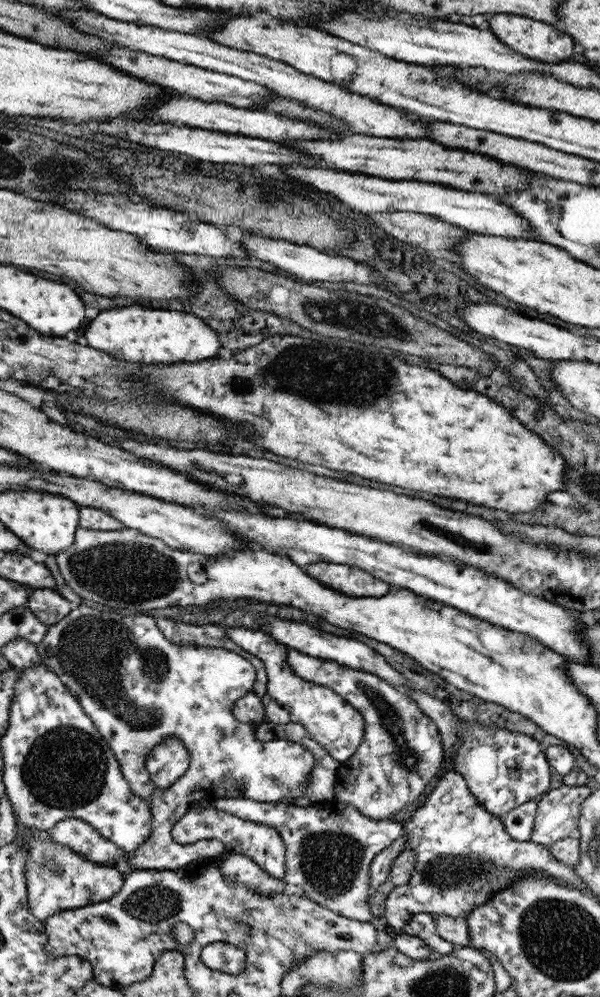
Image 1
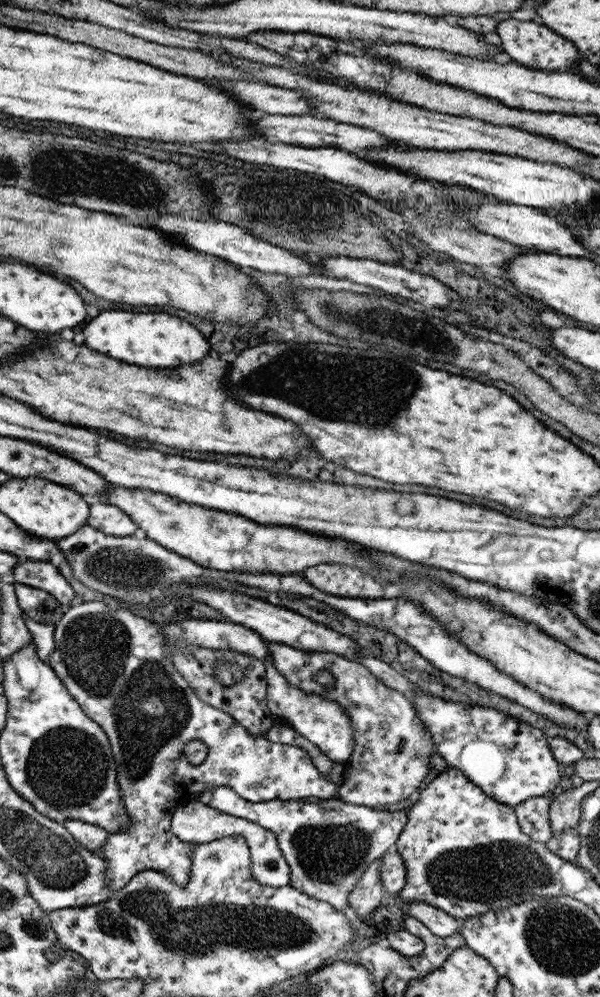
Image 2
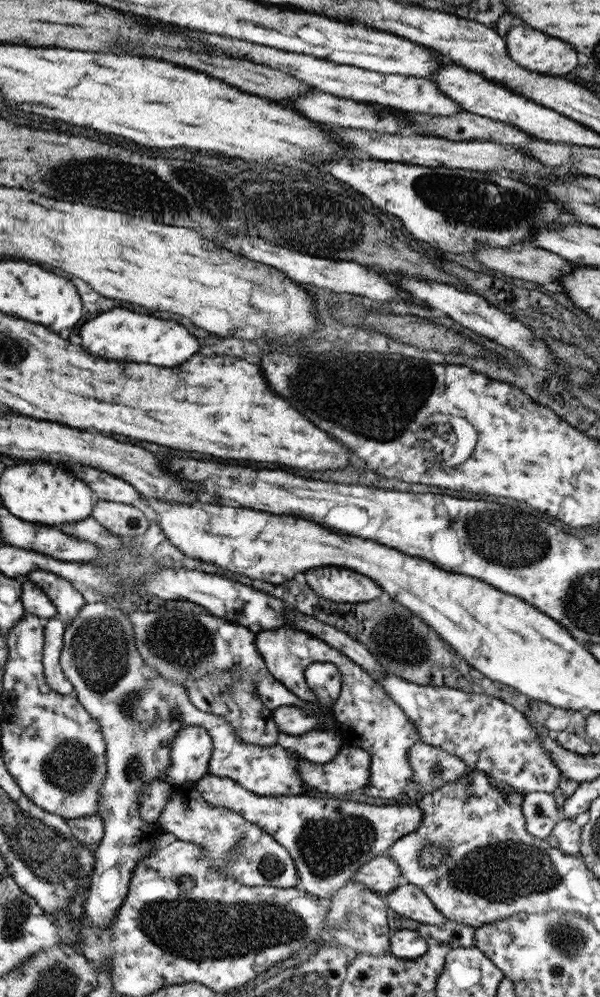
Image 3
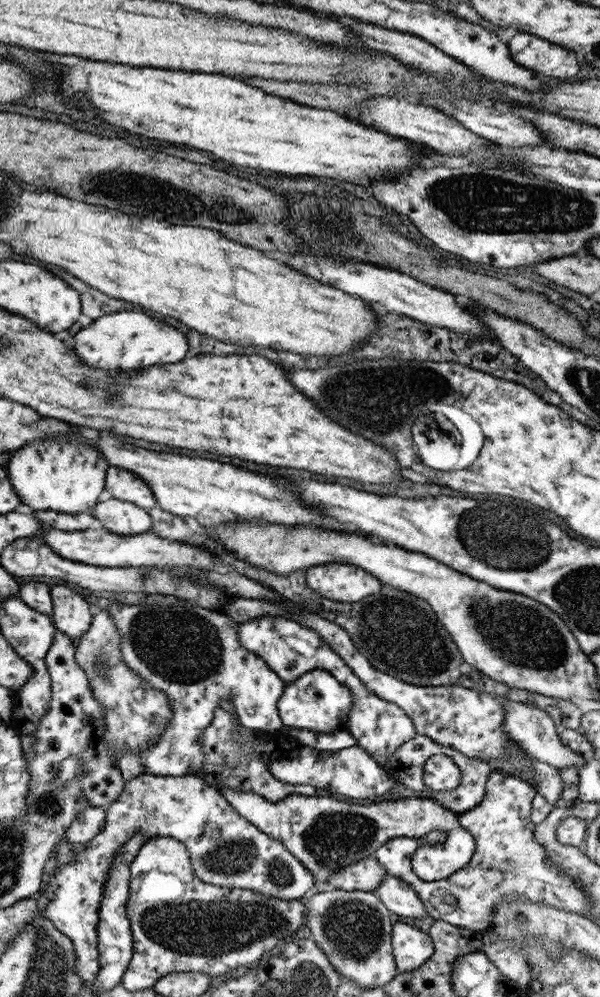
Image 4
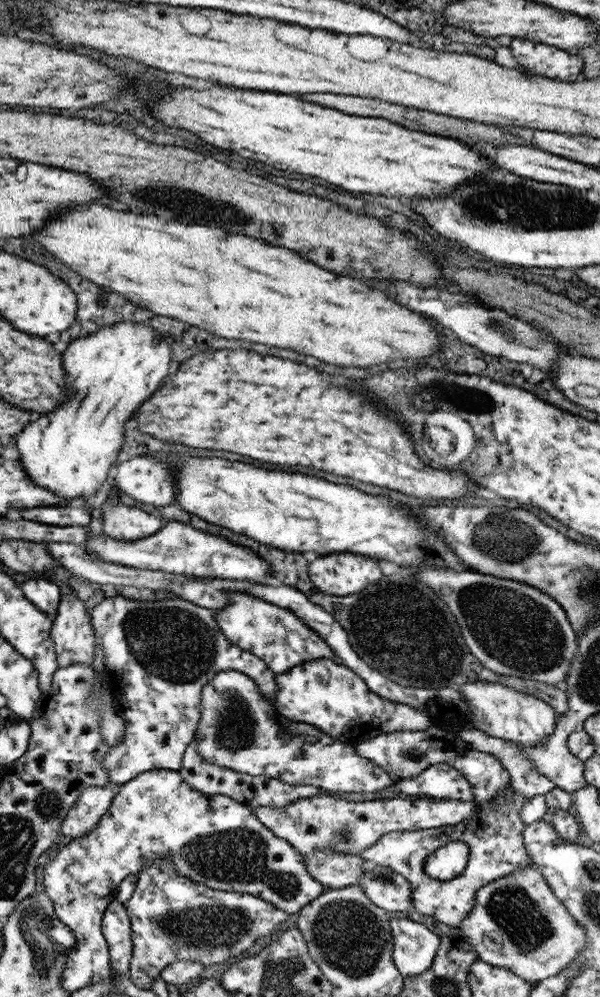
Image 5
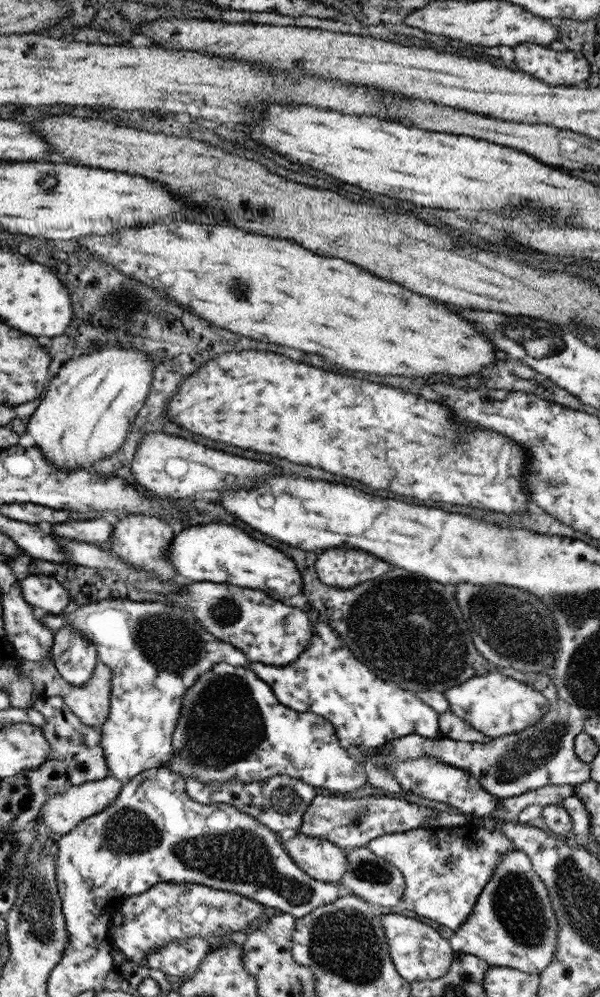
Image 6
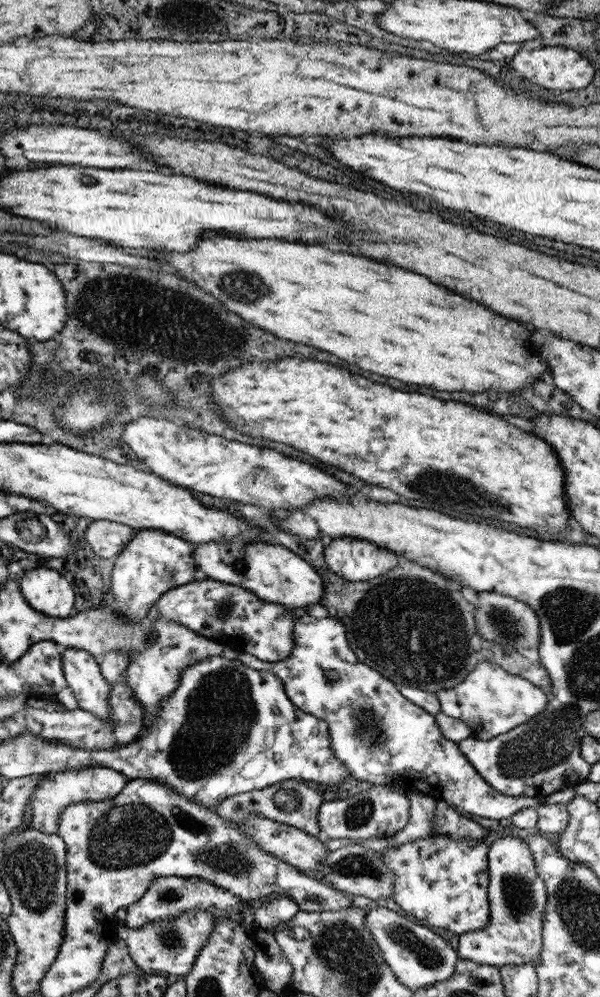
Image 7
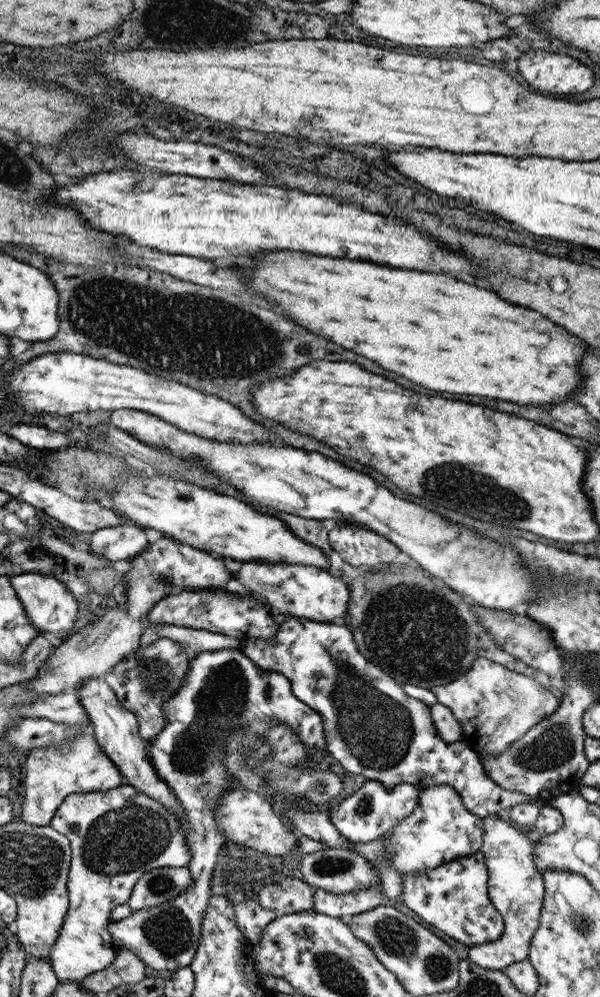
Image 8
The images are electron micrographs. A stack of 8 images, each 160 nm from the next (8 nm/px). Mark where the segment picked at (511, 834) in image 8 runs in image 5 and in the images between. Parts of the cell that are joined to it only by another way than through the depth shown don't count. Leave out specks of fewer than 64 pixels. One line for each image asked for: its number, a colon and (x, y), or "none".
5: (517, 923)
6: (513, 925)
7: (516, 894)

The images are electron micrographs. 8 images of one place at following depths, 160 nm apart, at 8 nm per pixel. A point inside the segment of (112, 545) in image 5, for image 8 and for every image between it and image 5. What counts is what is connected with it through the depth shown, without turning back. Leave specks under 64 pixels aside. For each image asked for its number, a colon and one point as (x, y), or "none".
6: (218, 552)
7: (262, 567)
8: (306, 592)

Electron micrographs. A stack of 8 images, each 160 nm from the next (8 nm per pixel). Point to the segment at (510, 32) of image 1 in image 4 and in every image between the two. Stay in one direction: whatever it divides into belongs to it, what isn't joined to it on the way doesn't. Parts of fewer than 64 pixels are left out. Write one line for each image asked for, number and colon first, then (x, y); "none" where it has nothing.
2: (530, 45)
3: (533, 49)
4: (552, 61)

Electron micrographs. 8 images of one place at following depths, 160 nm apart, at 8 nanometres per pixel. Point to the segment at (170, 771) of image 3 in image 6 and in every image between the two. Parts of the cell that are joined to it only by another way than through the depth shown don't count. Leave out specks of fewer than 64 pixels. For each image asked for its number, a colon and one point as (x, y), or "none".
4: (196, 658)
5: (158, 655)
6: (155, 652)

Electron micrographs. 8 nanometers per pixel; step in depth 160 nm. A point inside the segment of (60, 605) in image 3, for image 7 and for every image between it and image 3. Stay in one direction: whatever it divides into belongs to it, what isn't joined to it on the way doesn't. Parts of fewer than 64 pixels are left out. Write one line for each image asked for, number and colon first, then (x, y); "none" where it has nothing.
4: (70, 612)
5: (72, 631)
6: (74, 656)
7: (81, 670)

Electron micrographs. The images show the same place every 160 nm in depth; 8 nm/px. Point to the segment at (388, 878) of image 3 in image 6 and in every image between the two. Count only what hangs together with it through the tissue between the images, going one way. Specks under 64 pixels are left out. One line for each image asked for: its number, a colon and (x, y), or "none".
4: (364, 875)
5: (335, 870)
6: (320, 859)

